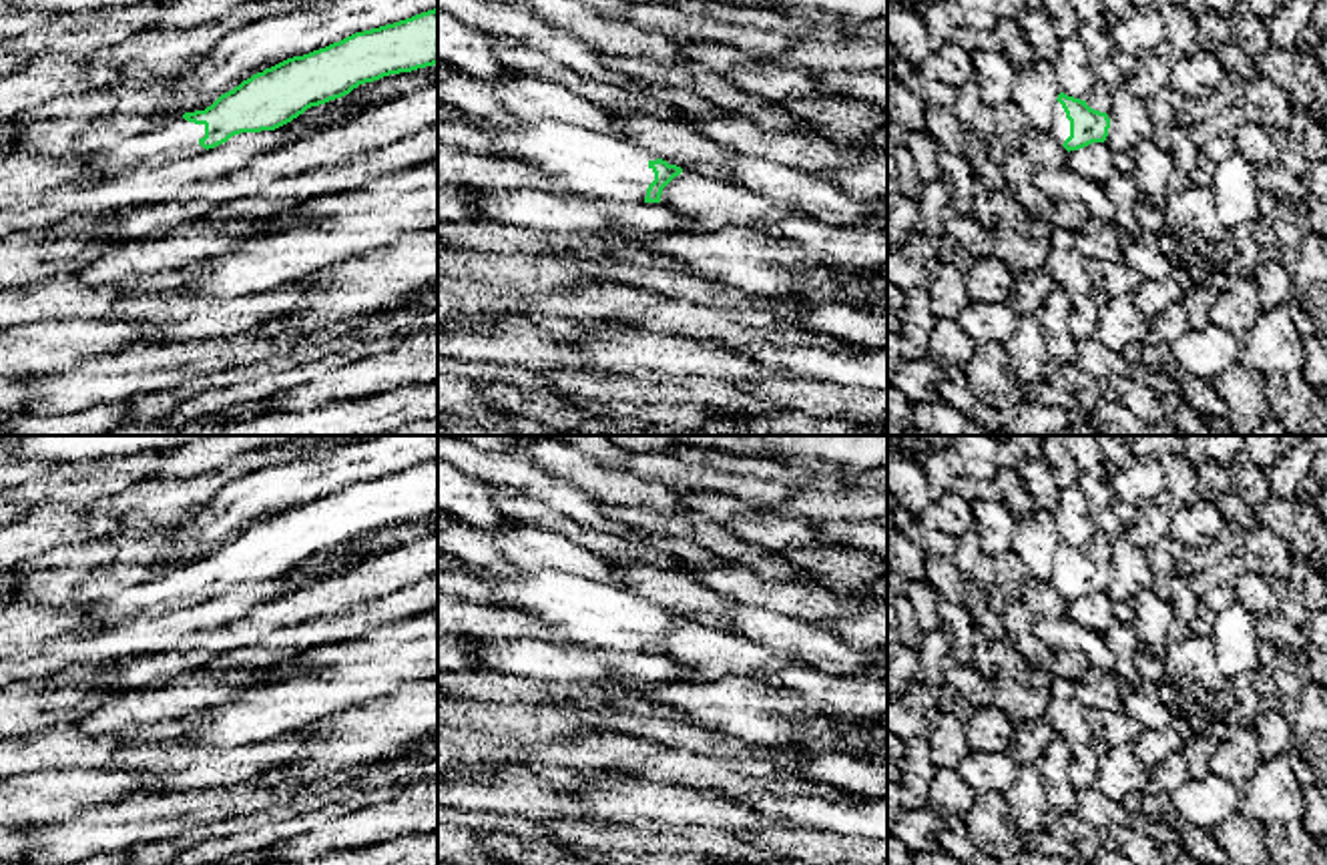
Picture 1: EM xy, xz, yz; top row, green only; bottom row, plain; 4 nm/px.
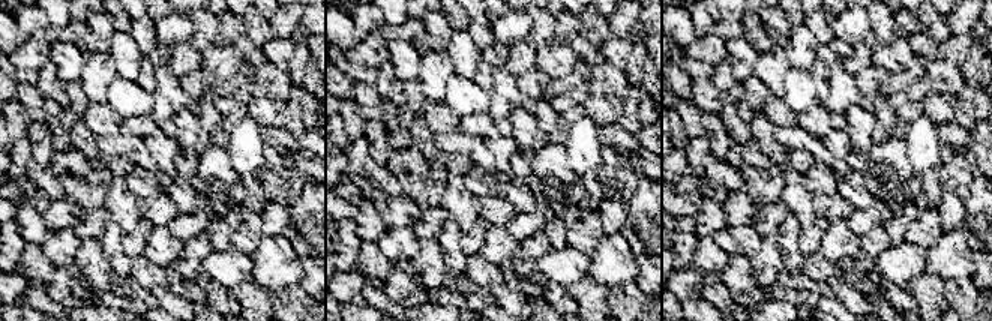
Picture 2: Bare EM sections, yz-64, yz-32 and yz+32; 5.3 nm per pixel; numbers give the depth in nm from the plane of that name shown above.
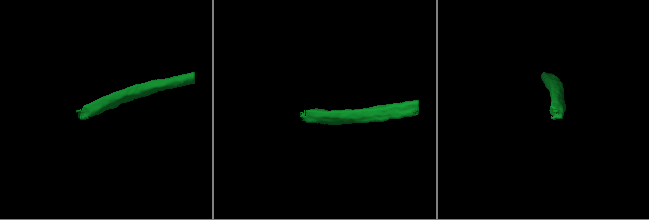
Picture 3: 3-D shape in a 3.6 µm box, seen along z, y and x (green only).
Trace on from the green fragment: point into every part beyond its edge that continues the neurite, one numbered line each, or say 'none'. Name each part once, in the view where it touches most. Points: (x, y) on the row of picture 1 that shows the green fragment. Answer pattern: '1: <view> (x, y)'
1: xz (595, 165)

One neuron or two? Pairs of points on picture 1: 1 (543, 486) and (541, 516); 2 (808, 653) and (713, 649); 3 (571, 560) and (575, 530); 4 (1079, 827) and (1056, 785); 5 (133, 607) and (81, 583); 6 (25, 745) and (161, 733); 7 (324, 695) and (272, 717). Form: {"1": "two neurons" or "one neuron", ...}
{"1": "two neurons", "2": "two neurons", "3": "two neurons", "4": "two neurons", "5": "two neurons", "6": "one neuron", "7": "one neuron"}

